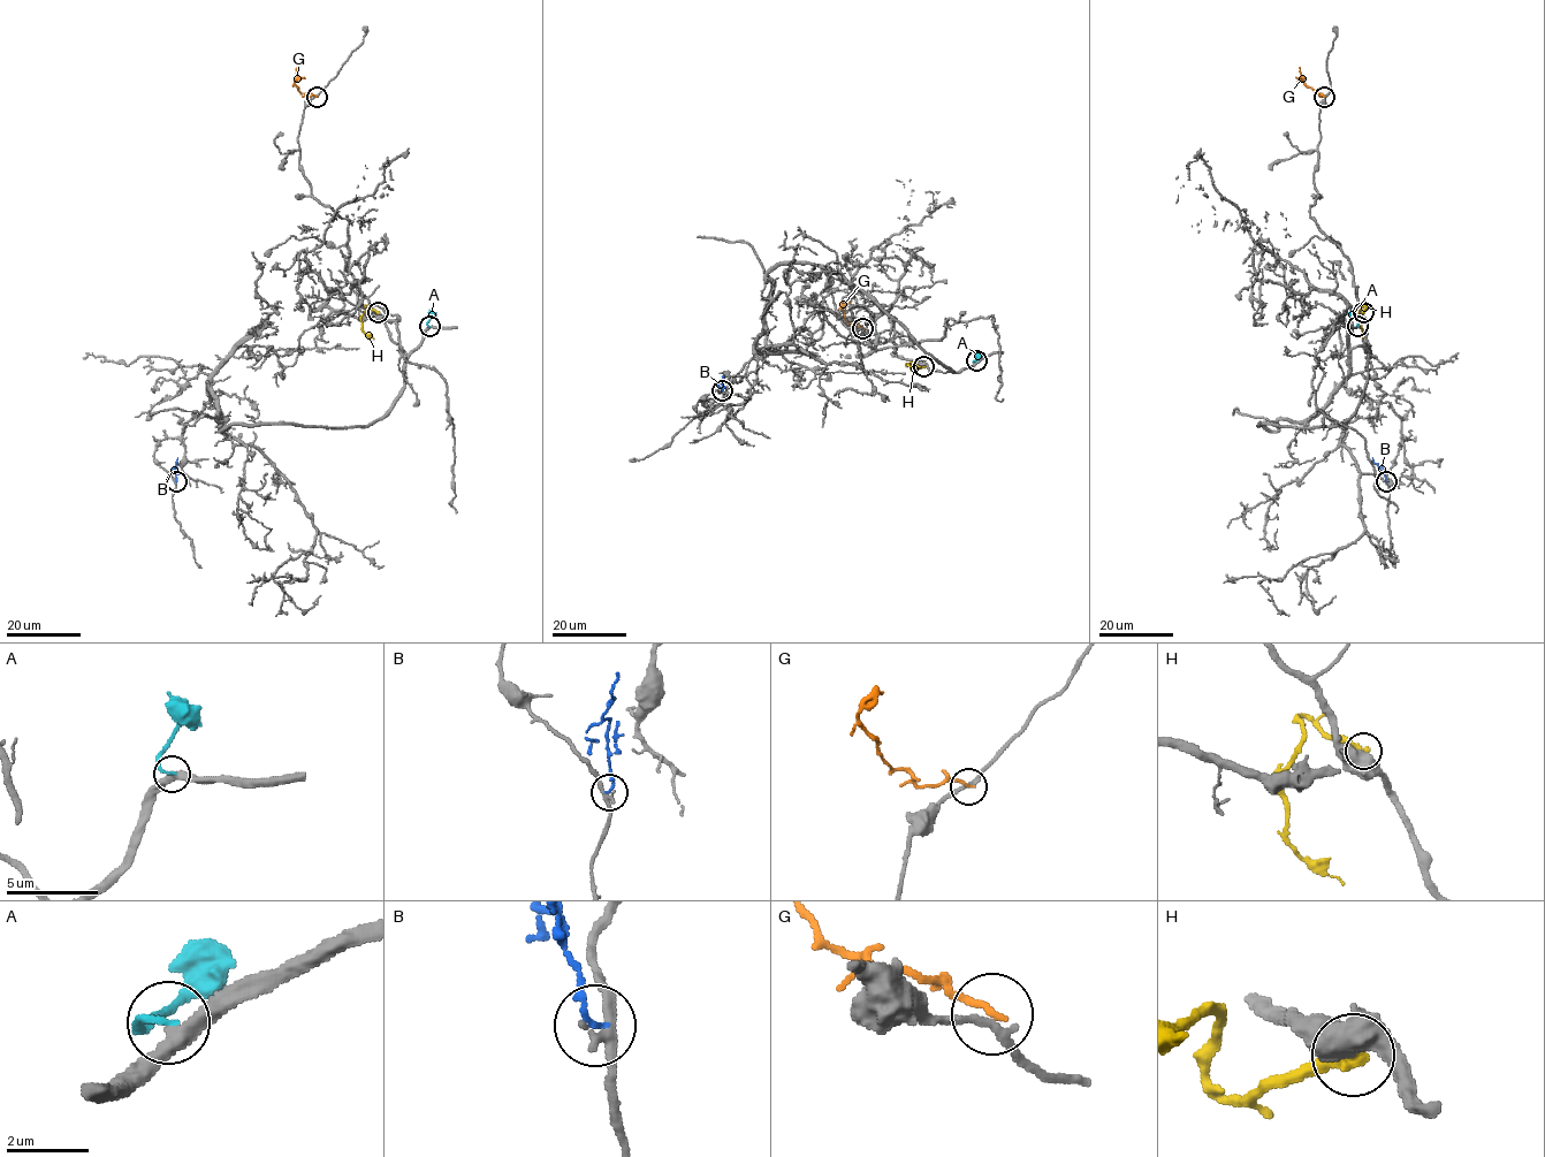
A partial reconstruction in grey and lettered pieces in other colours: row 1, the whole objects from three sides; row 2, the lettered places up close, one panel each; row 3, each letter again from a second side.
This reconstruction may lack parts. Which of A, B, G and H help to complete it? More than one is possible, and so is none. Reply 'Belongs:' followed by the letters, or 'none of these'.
Belongs: A

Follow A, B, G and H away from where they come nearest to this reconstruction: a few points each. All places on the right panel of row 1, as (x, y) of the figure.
A: (1357, 326), (1352, 310)
B: (1387, 481), (1383, 469), (1372, 457)
G: (1324, 97), (1306, 84), (1299, 67)
H: (1363, 312), (1364, 305), (1360, 310), (1363, 339)

